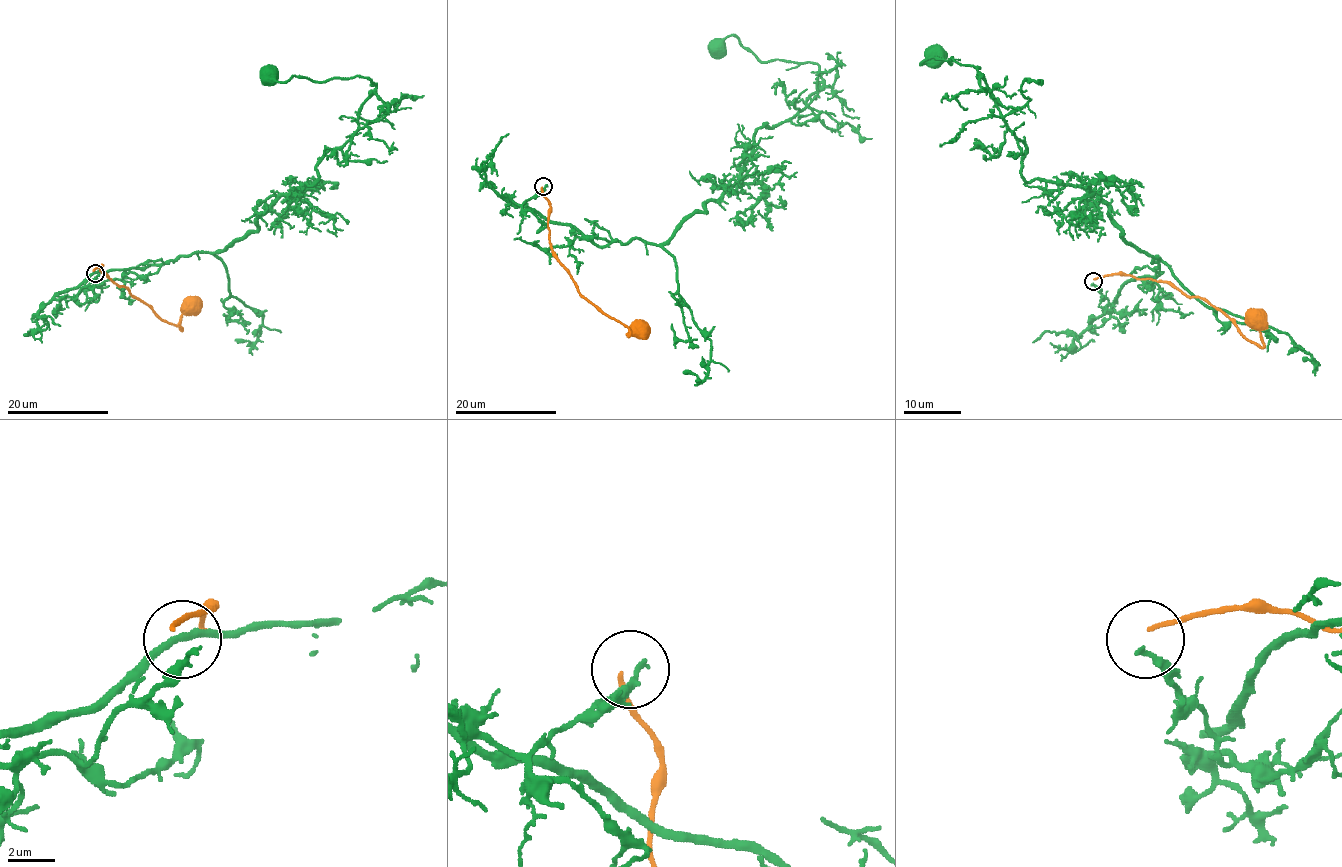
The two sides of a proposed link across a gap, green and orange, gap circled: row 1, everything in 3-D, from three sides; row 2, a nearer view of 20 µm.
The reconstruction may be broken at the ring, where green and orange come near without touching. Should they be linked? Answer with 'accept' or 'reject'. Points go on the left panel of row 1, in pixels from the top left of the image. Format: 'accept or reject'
reject

